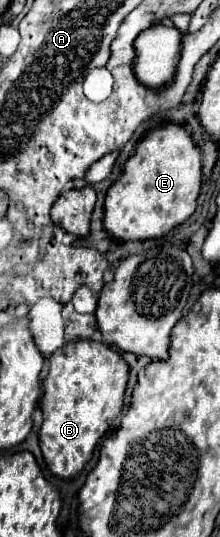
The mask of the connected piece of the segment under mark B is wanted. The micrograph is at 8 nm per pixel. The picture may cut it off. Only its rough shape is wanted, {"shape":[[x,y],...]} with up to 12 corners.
{"shape":[[70,341],[42,381],[40,449],[72,479],[124,405],[128,365]]}

